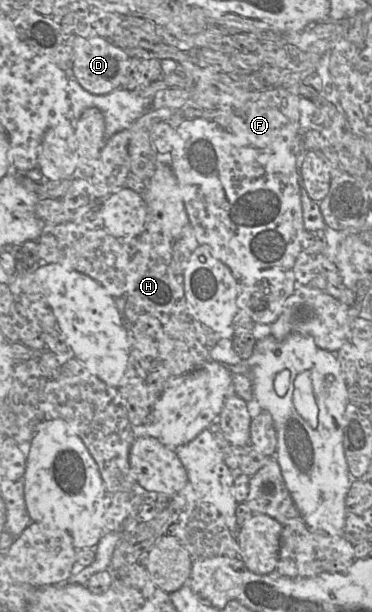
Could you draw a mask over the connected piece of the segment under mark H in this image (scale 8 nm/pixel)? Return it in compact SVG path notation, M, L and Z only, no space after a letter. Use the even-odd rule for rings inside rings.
M149 214L144 232L124 238L135 238L138 242L137 253L130 259L120 239L112 236L105 229L89 230L73 221L58 225L44 225L37 242L42 265L59 263L86 274L100 283L112 297L124 297L127 302L133 304L138 314L145 314L141 315L131 327L126 326L132 336L132 351L125 378L127 383L116 387L120 391L130 422L134 426L142 426L153 421L154 404L163 392L165 383L170 378L186 374L209 361L210 348L201 344L195 336L193 330L195 317L192 315L192 308L189 307L185 298L177 298L177 283L183 282L183 276L173 273L174 242L162 233L158 223L149 220Z

